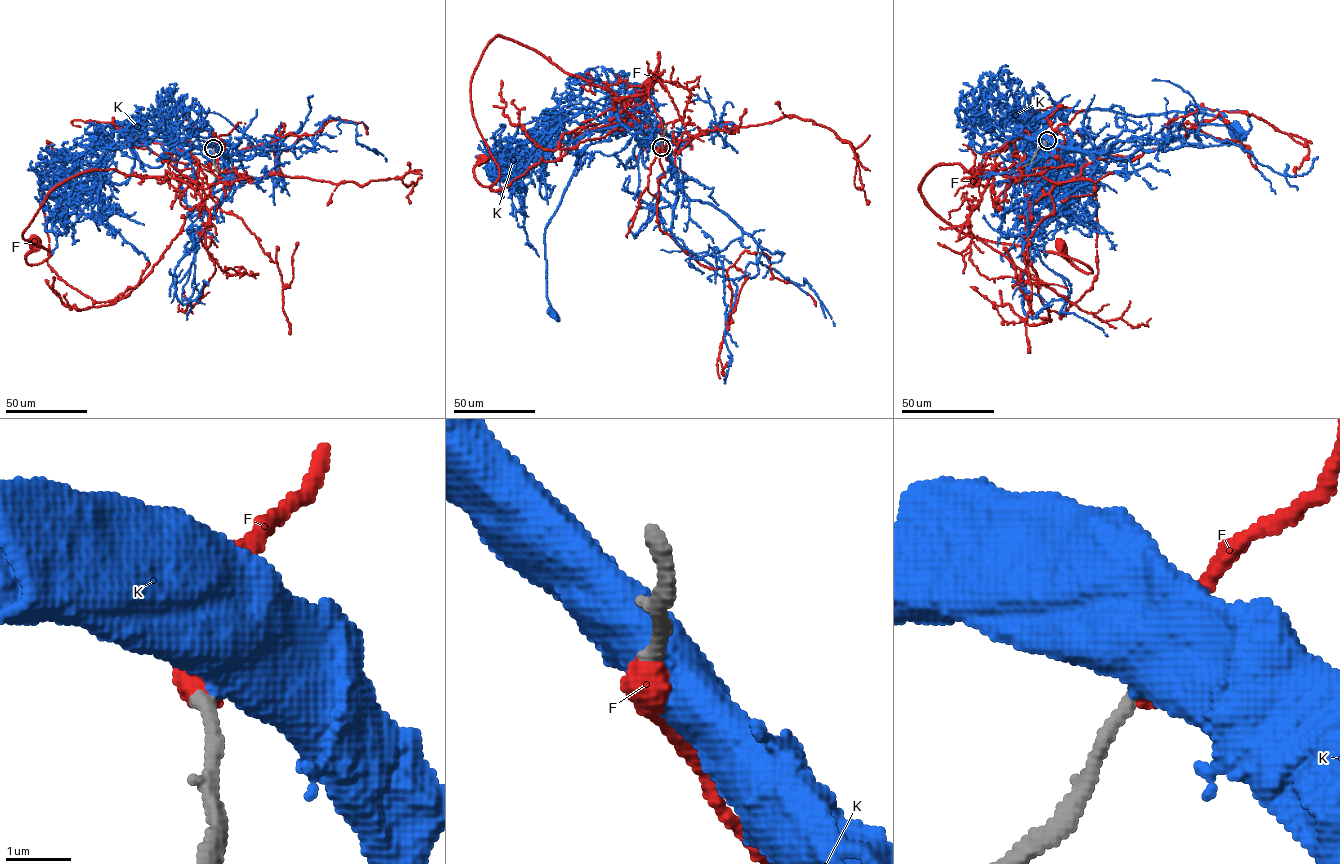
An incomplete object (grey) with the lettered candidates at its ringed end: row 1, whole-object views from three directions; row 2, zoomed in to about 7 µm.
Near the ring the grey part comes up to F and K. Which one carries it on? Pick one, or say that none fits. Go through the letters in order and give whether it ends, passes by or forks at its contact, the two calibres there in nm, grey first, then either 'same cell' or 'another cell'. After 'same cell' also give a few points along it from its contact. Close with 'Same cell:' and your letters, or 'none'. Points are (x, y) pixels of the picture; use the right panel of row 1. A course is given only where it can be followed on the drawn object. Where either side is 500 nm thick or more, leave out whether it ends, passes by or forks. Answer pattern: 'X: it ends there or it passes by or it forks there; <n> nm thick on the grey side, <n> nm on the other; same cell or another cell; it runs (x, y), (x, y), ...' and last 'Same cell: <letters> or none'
F: 240 nm thick on the grey side, 550 nm on the other; same cell
K: 220 nm thick on the grey side, 700 nm on the other; another cell
Same cell: F

